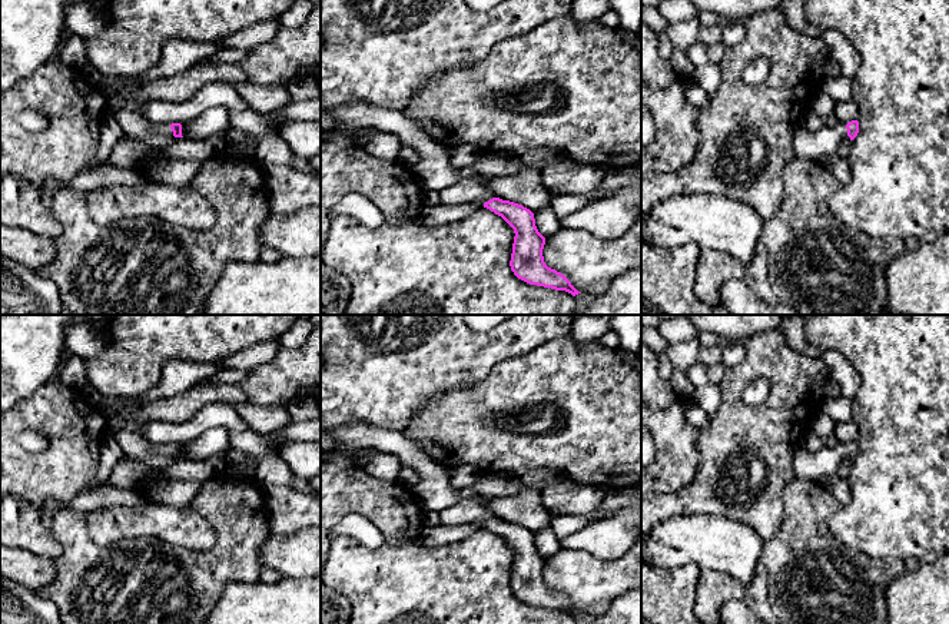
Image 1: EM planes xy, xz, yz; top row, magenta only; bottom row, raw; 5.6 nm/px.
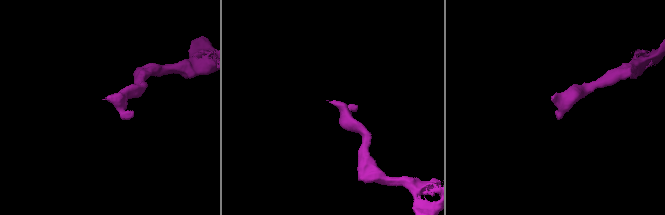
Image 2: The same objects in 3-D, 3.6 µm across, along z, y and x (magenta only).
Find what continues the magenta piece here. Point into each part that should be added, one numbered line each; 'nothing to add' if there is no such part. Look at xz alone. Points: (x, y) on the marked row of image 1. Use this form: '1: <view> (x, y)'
1: xz (467, 189)

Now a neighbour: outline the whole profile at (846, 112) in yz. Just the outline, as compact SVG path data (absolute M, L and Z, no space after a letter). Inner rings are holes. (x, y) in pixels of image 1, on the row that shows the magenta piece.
M853 99L842 103L836 103L834 114L840 123L849 123L859 119L859 107Z

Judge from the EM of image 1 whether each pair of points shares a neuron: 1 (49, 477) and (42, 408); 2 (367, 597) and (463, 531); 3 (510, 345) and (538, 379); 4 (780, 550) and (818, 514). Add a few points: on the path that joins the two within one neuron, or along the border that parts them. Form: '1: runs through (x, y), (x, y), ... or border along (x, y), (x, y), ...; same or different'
1: runs through (56, 460), (56, 425); same
2: border along (473, 533), (441, 546), (422, 546), (417, 540); different
3: border along (548, 339), (527, 354), (501, 361), (490, 372); different
4: runs through (789, 543), (809, 523); same

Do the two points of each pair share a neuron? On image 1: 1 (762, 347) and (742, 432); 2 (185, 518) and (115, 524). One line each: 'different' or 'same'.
1: same
2: same

